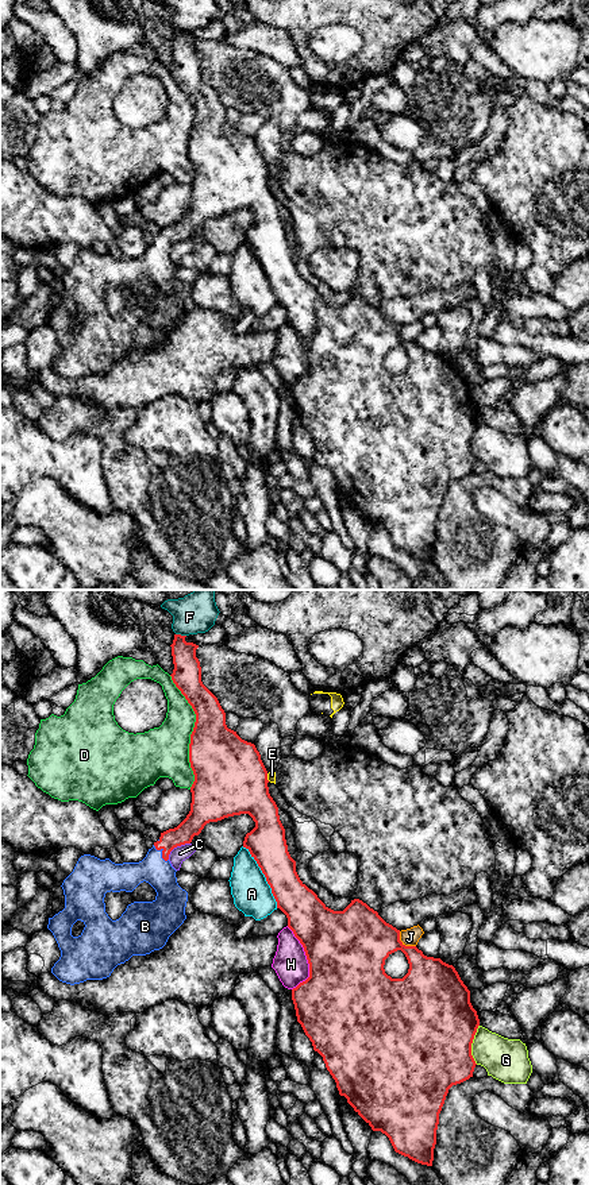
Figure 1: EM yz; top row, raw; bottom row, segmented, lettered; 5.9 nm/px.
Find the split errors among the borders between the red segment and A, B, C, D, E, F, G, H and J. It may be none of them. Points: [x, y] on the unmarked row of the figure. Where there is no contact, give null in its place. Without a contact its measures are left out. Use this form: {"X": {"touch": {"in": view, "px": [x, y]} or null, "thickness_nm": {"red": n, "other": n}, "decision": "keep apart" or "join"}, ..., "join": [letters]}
{"A": {"touch": {"in": "yz", "px": [265, 271]}, "thickness_nm": {"red": 220, "other": 220}, "decision": "keep apart"}, "B": {"touch": {"in": "yz", "px": [162, 249]}, "thickness_nm": {"red": 120, "other": 170}, "decision": "join"}, "C": {"touch": {"in": "yz", "px": [176, 242]}, "thickness_nm": {"red": 140, "other": 90}, "decision": "keep apart"}, "D": {"touch": {"in": "yz", "px": [192, 127]}, "thickness_nm": {"red": 360, "other": 300}, "decision": "keep apart"}, "E": {"touch": {"in": "yz", "px": [266, 173]}, "thickness_nm": {"red": 440, "other": 50}, "decision": "keep apart"}, "F": {"touch": {"in": "yz", "px": [180, 30]}, "thickness_nm": {"red": 180, "other": 180}, "decision": "keep apart"}, "G": {"touch": {"in": "yz", "px": [470, 440]}, "thickness_nm": {"red": 500, "other": 260}, "decision": "keep apart"}, "H": {"touch": {"in": "yz", "px": [307, 354]}, "thickness_nm": {"red": 480, "other": 200}, "decision": "keep apart"}, "J": {"touch": {"in": "yz", "px": [404, 340]}, "thickness_nm": {"red": 360, "other": 110}, "decision": "keep apart"}, "join": ["B"]}

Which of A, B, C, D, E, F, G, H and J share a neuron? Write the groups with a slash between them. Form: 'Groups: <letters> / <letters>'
Groups: A / B / C / D / E / F / G / H / J

